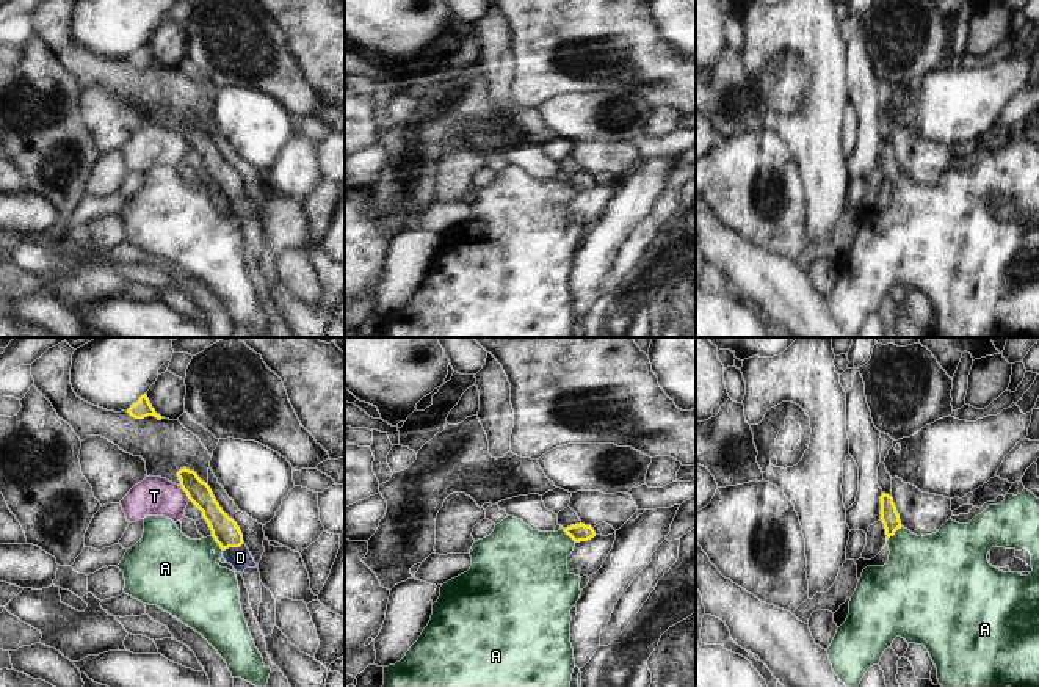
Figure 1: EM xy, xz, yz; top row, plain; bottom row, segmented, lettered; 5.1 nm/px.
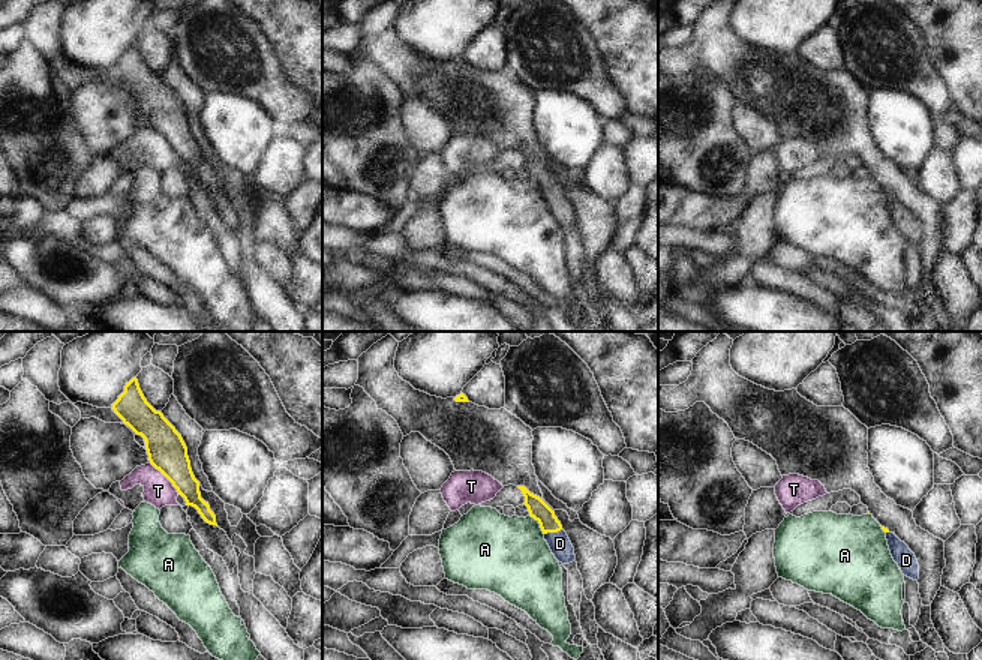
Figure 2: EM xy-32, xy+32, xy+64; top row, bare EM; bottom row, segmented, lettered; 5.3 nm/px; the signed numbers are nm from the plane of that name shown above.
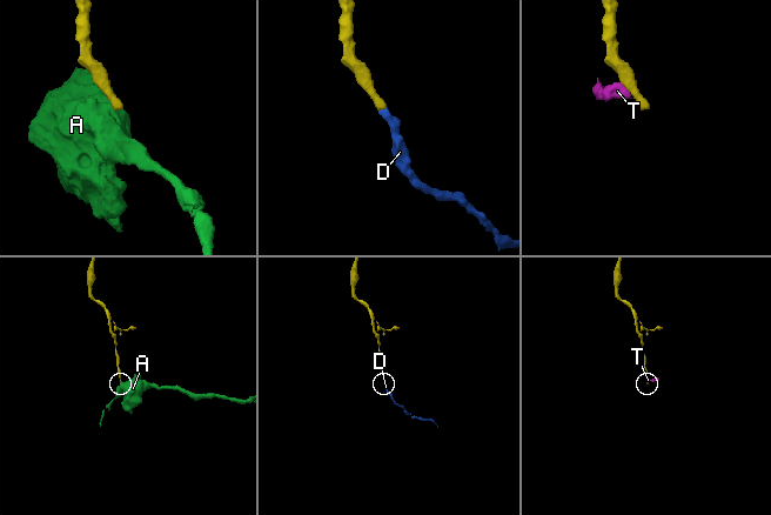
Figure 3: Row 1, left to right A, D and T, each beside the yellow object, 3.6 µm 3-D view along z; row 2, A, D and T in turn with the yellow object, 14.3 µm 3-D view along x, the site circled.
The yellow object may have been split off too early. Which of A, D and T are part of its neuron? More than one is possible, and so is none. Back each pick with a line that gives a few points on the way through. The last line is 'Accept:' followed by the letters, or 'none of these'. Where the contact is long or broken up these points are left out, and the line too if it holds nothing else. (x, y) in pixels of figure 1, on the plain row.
D: runs through xy (224, 179), (232, 195), (240, 206)
Accept: D

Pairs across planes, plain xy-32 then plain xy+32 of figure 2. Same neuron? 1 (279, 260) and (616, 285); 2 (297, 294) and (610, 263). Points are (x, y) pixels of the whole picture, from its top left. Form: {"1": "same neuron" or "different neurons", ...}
{"1": "same neuron", "2": "different neurons"}

